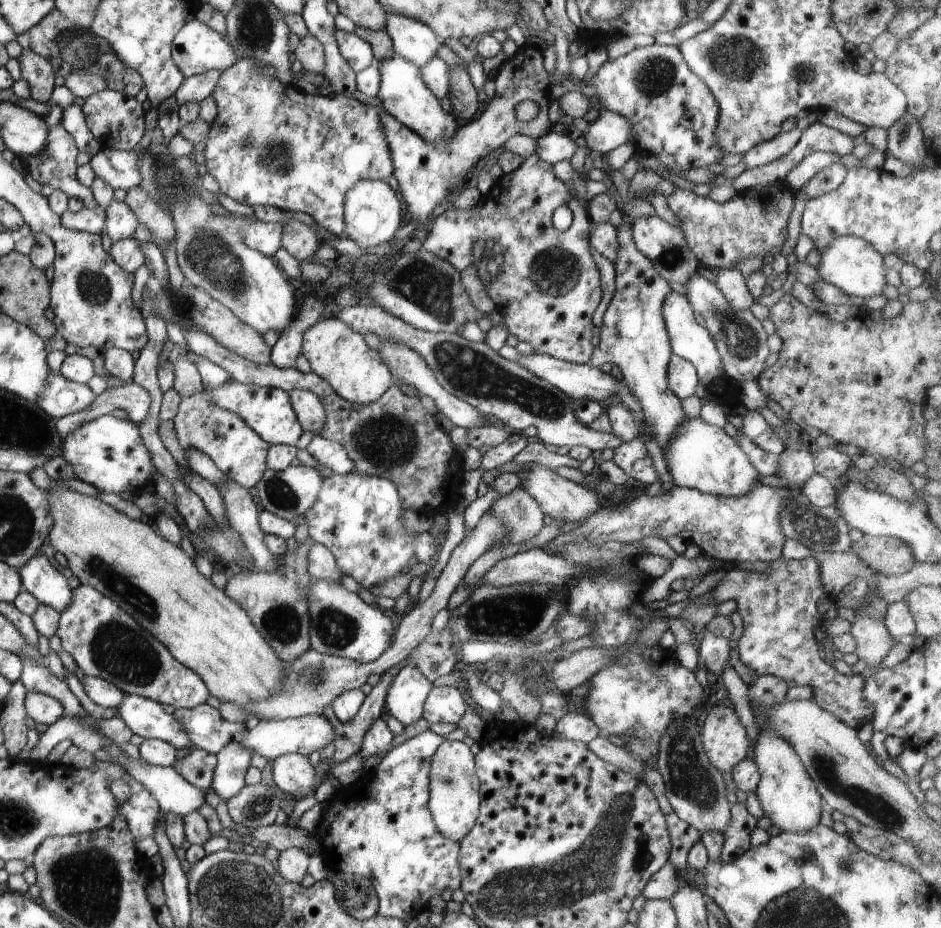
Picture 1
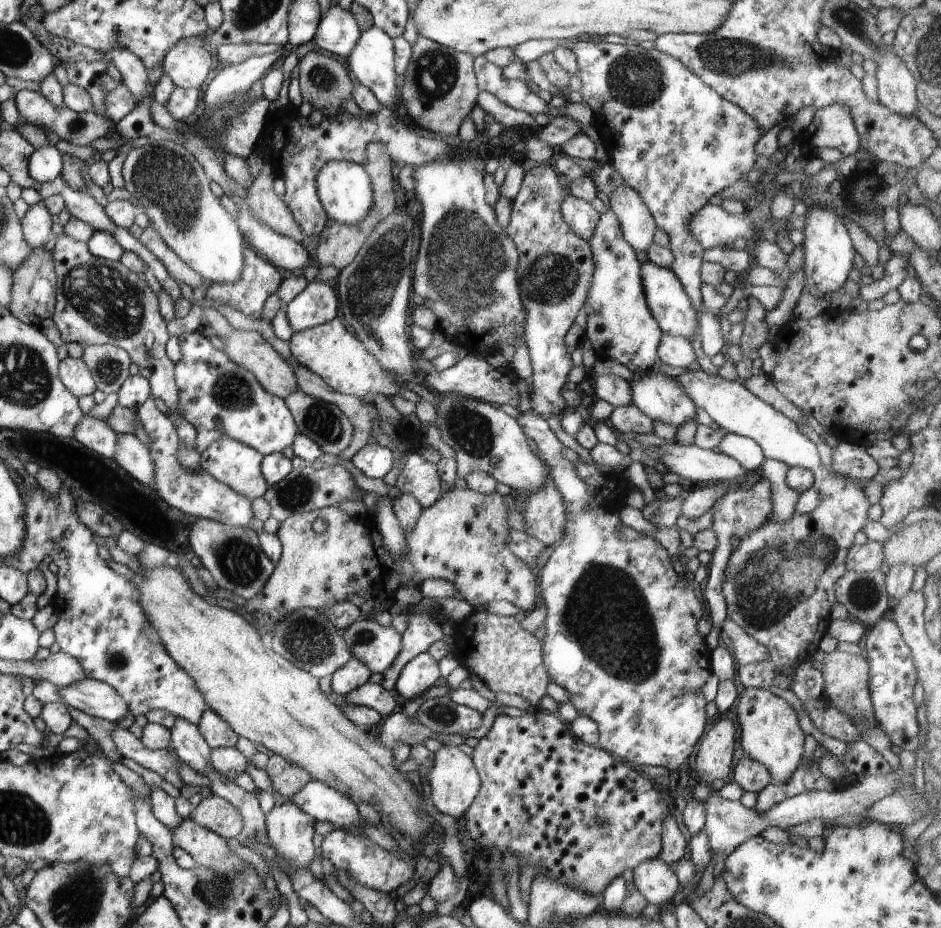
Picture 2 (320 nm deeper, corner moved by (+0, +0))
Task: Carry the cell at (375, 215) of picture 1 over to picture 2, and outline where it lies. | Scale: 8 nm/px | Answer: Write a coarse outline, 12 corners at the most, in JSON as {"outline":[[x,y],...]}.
{"outline":[[331,160],[316,175],[327,218],[359,223],[373,205],[370,177]]}

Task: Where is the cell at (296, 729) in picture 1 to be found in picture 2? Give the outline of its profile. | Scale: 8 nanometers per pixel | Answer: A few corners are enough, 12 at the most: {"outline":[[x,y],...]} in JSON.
{"outline":[[365,682],[345,703],[370,707],[382,718],[396,708],[396,695]]}

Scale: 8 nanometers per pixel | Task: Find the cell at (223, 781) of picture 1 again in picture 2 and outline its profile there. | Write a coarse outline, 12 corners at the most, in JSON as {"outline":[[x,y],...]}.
{"outline":[[210,708],[197,727],[212,749],[234,747],[239,738]]}

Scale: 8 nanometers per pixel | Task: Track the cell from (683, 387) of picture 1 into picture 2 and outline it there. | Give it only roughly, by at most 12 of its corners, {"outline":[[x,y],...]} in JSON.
{"outline":[[667,332],[657,348],[659,363],[691,370],[692,343]]}

